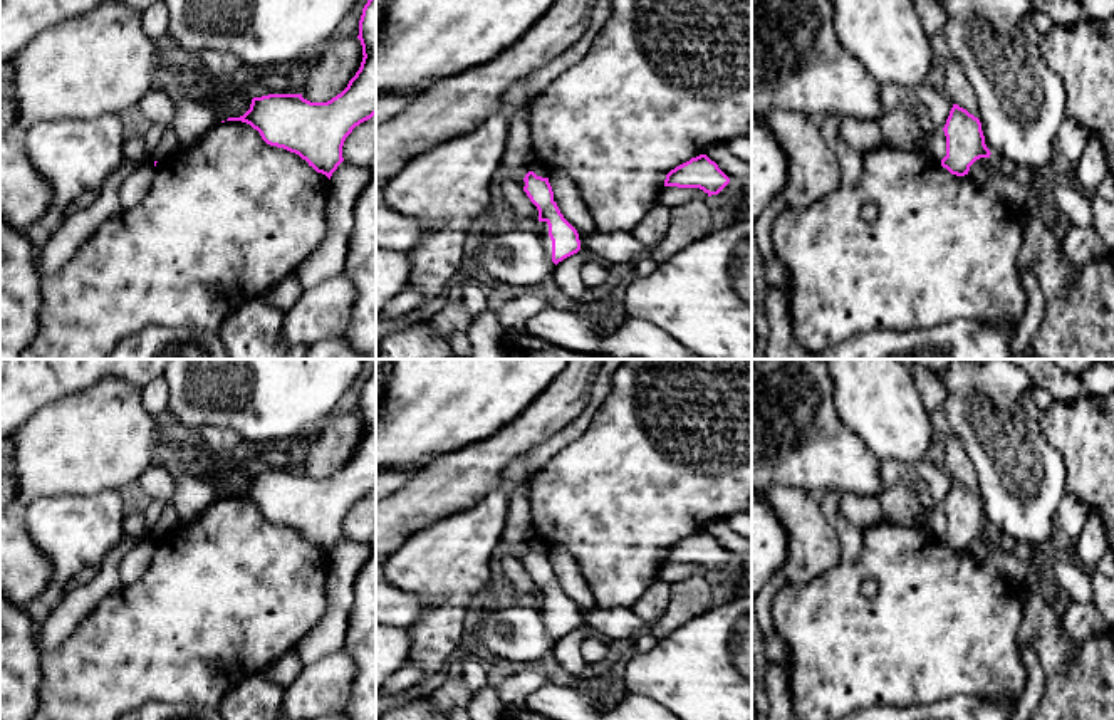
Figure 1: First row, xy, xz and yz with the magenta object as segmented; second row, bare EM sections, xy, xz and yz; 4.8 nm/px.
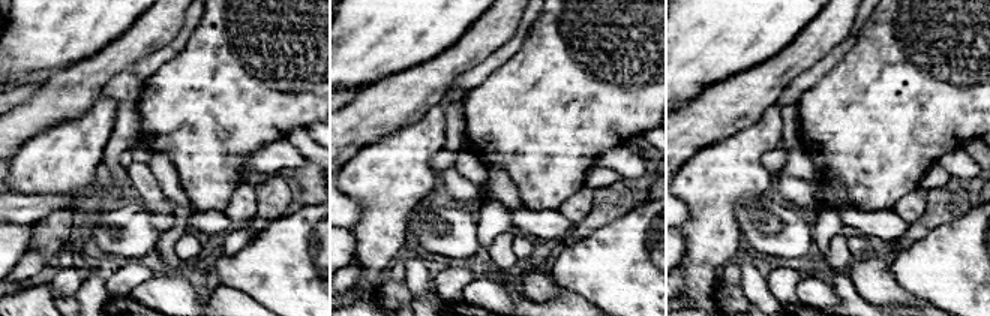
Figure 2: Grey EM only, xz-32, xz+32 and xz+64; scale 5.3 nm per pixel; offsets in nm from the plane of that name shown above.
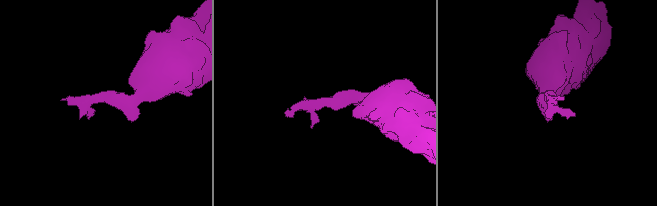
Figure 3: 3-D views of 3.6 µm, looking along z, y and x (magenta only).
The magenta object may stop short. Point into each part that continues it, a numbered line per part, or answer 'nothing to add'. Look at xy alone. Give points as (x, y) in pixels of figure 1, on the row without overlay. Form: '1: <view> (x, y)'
1: xy (136, 561)

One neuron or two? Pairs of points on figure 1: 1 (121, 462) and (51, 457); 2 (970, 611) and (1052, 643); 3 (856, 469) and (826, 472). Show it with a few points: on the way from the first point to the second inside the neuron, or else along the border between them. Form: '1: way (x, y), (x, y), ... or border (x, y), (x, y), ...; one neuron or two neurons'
1: way (104, 457), (67, 457); one neuron
2: border (1017, 591), (1022, 601), (1017, 640), (1022, 645); two neurons
3: way (849, 469), (832, 469); one neuron

